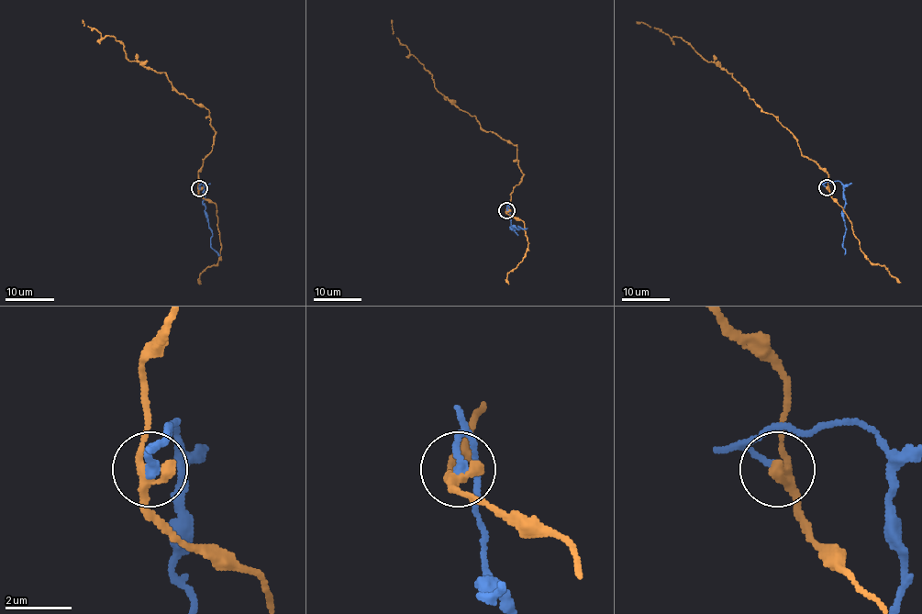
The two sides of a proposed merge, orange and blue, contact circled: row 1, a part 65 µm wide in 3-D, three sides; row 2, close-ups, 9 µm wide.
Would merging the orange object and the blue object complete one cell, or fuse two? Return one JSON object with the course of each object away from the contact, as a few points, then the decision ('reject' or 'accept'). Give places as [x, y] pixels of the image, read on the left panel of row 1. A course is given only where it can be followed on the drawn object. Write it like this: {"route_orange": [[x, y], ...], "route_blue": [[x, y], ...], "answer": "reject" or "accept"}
{"route_orange": [[199, 187], [214, 139], [210, 112], [177, 91], [163, 72], [129, 61], [114, 37], [103, 38], [82, 19]], "route_blue": [[199, 187], [203, 182], [203, 204], [212, 234], [211, 247], [219, 256]], "answer": "reject"}

